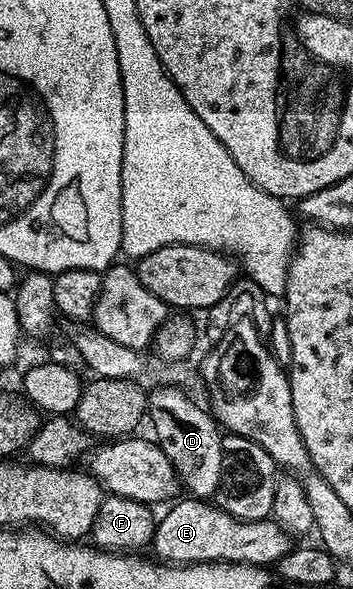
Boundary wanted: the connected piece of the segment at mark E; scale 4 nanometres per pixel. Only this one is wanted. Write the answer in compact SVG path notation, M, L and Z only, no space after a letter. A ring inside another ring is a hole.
M190 496L172 501L166 510L167 515L156 521L153 539L154 557L164 564L236 562L267 568L279 563L293 548L292 535L282 530L271 518L242 522L229 516L229 512L219 505Z

